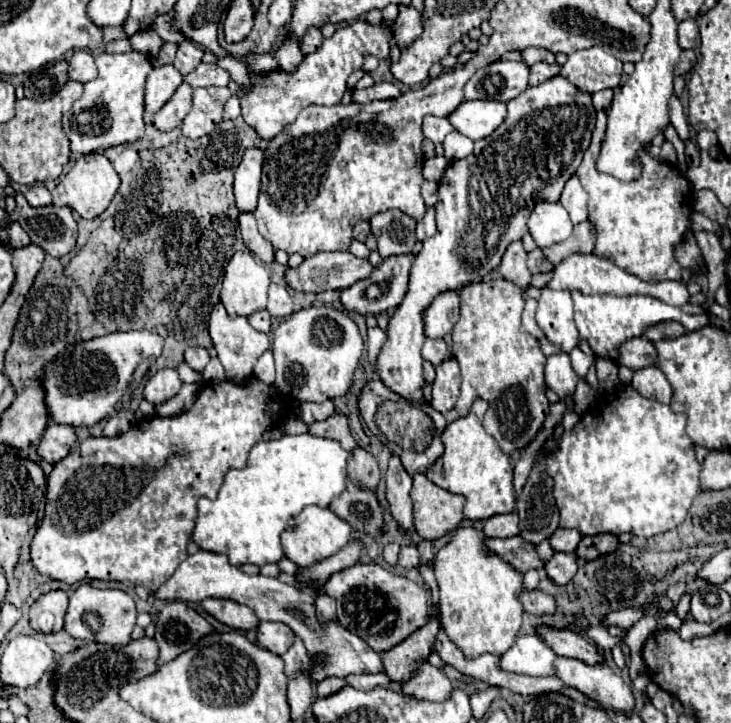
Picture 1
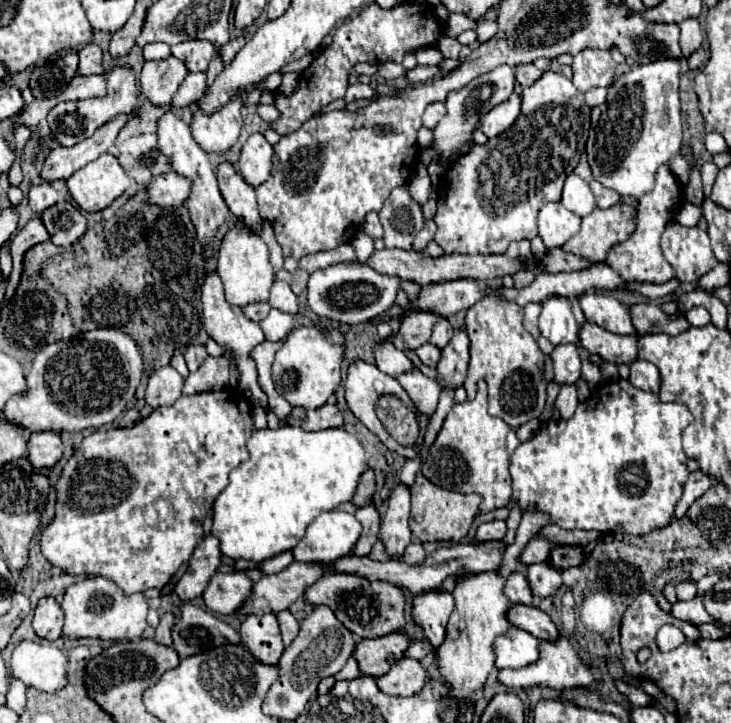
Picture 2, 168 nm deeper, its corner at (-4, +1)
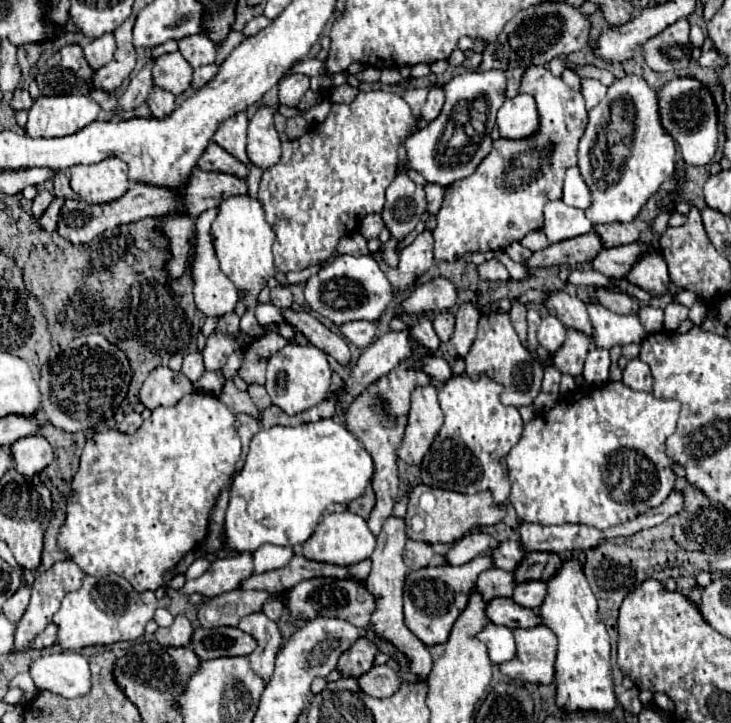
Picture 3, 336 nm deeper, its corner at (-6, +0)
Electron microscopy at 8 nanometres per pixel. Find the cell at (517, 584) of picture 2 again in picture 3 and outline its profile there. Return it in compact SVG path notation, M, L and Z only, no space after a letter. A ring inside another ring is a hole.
M488 568L484 570L478 580L476 580L476 590L482 594L482 598L488 602L496 596L512 596L514 590L514 578L510 572L500 570L500 568Z

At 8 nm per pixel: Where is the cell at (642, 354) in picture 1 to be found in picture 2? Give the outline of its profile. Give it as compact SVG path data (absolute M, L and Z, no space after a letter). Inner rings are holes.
M586 323L584 329L580 329L580 343L590 353L600 353L604 361L616 365L630 365L638 359L640 351L638 335L616 335L592 323Z

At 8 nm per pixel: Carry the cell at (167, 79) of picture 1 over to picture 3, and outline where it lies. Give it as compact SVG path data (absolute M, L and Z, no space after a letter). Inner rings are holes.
M172 52L164 54L154 60L154 84L170 90L172 94L182 94L192 84L192 72L194 68L182 58L182 54Z

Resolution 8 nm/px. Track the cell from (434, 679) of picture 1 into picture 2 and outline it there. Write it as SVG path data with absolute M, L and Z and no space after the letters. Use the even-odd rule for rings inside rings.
M402 659L390 669L390 673L378 679L378 687L388 695L410 697L420 693L420 689L424 689L428 677L430 677L428 669L420 661Z

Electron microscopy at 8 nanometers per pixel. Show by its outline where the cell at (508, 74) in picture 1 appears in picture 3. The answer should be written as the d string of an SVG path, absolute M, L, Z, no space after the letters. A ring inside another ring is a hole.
M502 70L466 72L454 76L446 86L446 102L438 118L406 138L408 166L424 176L426 182L450 186L456 180L474 174L478 164L492 150L492 130L496 126L496 112L504 104L506 78ZM452 148L456 154L452 154Z

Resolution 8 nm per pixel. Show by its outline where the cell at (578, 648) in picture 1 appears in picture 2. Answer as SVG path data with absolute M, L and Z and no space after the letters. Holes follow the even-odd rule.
M514 605L508 611L508 619L512 625L518 625L520 629L532 633L534 637L538 637L542 641L556 641L560 637L560 631L554 625L554 621L538 607Z

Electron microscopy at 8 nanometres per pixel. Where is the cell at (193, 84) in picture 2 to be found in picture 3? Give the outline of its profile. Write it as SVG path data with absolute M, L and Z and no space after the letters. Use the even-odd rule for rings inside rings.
M210 64L210 66L200 66L194 70L194 80L192 80L192 88L202 88L206 82L210 82L210 78L214 78L214 74L218 72L218 66L216 64Z

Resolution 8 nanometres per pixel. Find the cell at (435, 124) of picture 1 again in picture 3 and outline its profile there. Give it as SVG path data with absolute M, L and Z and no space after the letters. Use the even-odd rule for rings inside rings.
M442 88L430 90L430 92L428 92L428 100L426 100L424 108L422 108L422 118L424 118L426 122L434 120L434 118L440 114L442 106L444 106L444 90L442 90Z

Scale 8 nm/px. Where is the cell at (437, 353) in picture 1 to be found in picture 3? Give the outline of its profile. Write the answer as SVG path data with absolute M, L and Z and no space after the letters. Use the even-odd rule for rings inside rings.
M448 310L436 314L434 316L434 330L442 342L448 342L448 338L454 332L454 316Z

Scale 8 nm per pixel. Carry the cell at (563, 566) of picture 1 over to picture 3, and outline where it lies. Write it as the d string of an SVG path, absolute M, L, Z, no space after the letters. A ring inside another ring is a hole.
M524 582L524 584L518 584L514 588L514 594L512 594L512 600L518 602L520 606L524 608L538 608L542 602L544 602L544 596L546 596L546 584L544 582Z

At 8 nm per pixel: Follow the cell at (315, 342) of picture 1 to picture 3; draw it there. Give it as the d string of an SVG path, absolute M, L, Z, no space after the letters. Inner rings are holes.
M288 344L270 356L264 388L270 394L272 404L280 406L286 414L298 414L310 410L318 402L328 398L330 378L332 378L332 370L322 350L318 350L316 346Z

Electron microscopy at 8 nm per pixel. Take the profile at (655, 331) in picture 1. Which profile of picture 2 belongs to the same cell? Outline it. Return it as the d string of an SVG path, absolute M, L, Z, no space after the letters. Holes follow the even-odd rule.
M648 303L632 307L632 323L638 335L648 335L648 333L678 335L690 327L684 315L678 315L672 319L658 305L648 305Z

